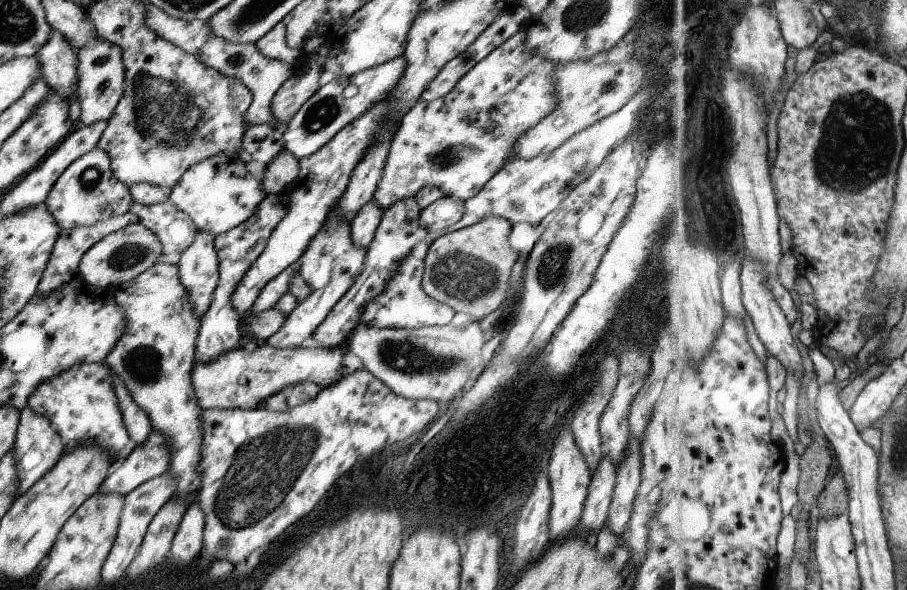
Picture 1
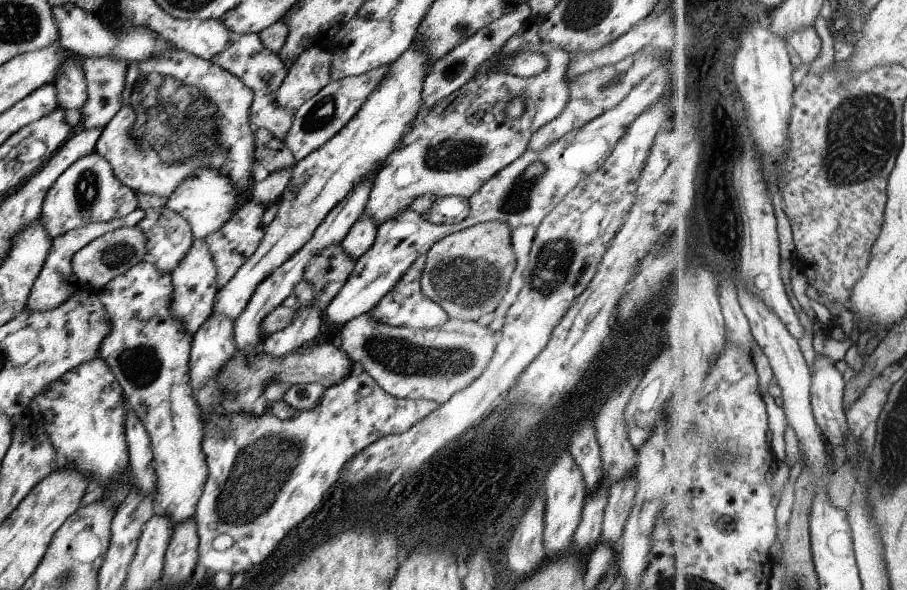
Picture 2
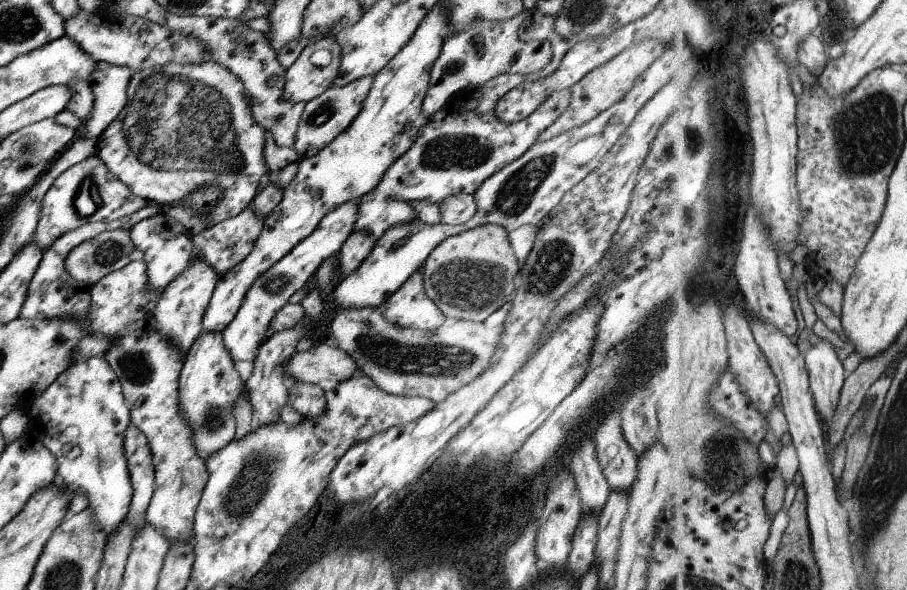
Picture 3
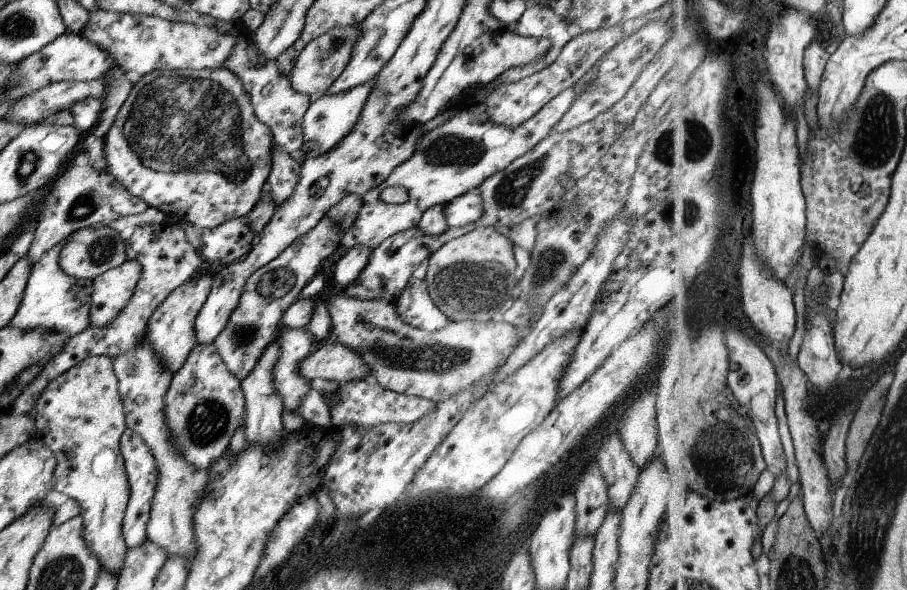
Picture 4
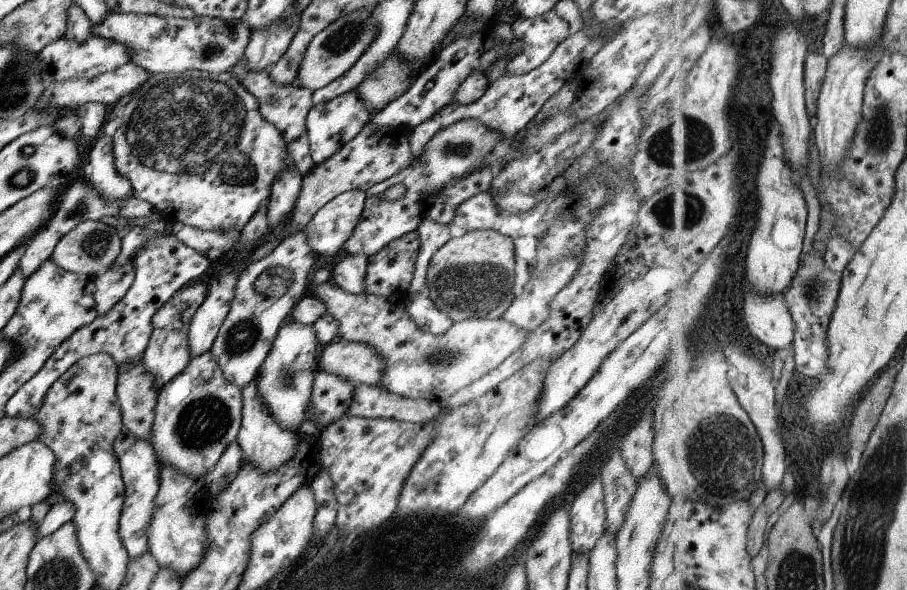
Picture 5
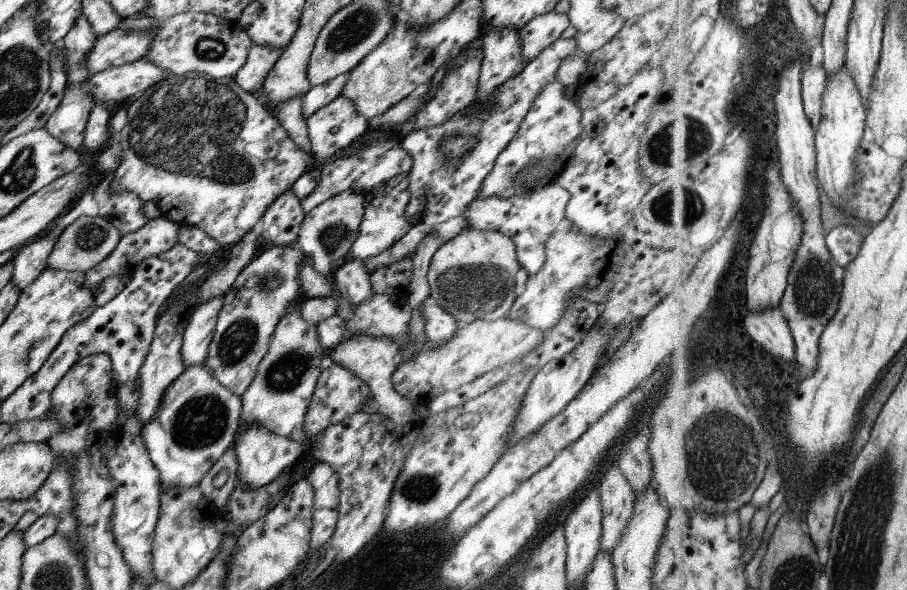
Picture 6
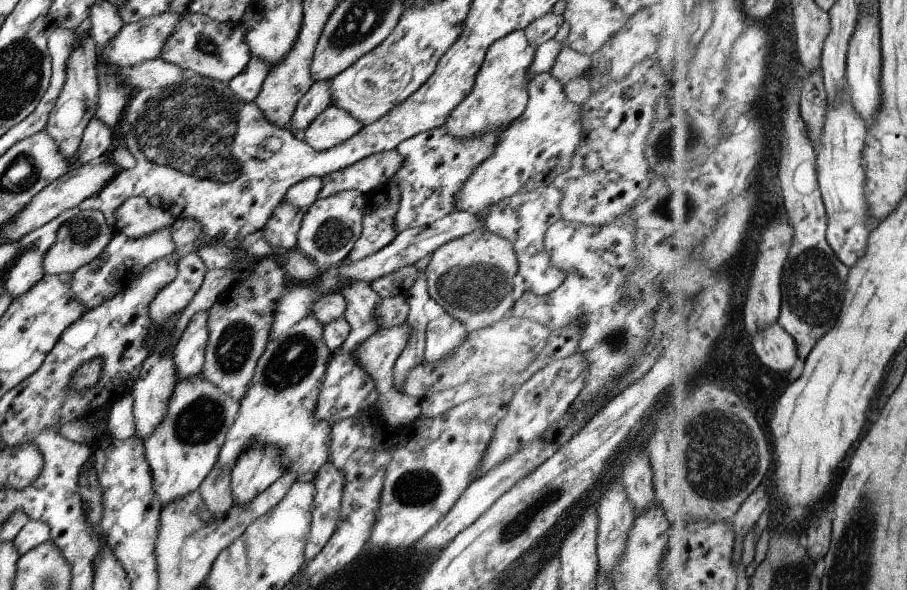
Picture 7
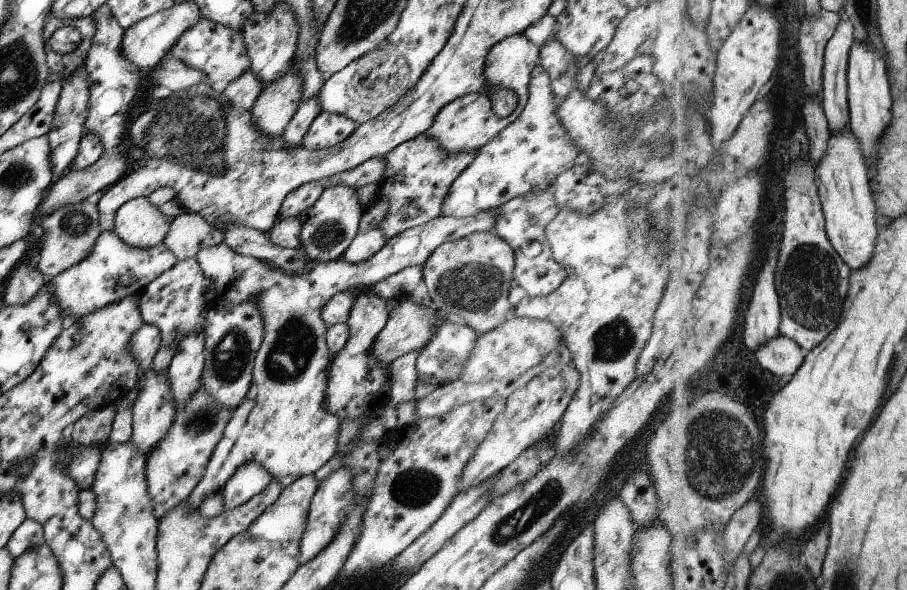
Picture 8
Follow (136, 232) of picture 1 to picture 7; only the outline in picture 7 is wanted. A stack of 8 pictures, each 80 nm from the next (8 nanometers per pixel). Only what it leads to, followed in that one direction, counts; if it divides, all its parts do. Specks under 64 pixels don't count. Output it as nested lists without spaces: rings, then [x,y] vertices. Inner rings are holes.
[[[79,211],[67,224],[63,224],[56,233],[55,241],[44,252],[42,269],[48,275],[72,273],[74,270],[89,264],[104,246],[112,239],[114,228],[109,228],[101,211]]]

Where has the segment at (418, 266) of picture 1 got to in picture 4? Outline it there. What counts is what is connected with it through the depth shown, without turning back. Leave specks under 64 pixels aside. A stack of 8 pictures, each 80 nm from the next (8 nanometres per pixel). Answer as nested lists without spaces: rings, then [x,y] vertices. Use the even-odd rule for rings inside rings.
[[[411,276],[392,301],[396,306],[396,315],[410,327],[433,332],[449,322],[433,304],[424,279]]]

